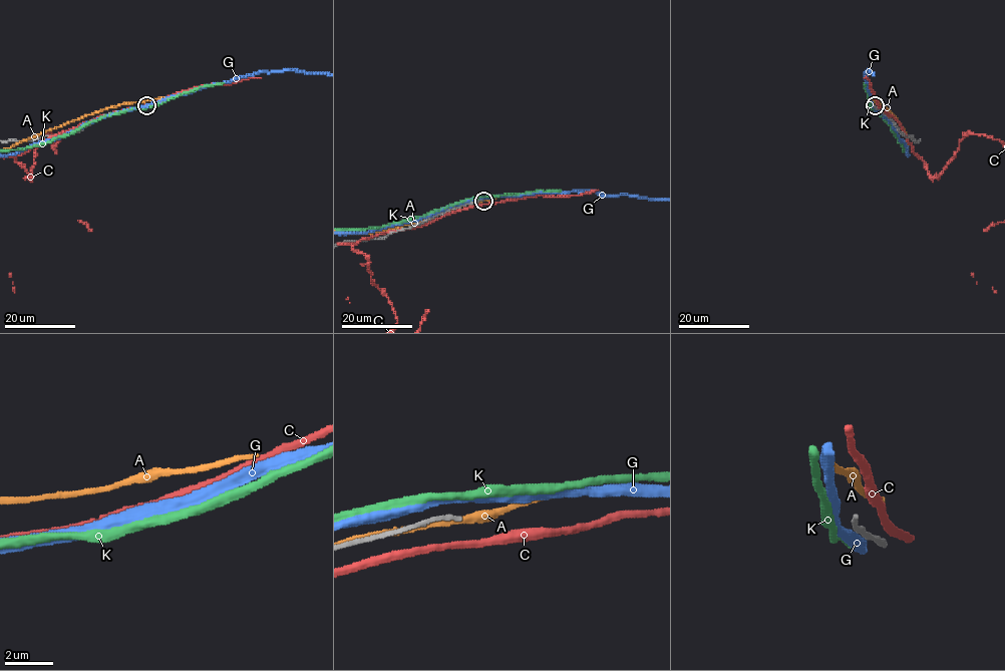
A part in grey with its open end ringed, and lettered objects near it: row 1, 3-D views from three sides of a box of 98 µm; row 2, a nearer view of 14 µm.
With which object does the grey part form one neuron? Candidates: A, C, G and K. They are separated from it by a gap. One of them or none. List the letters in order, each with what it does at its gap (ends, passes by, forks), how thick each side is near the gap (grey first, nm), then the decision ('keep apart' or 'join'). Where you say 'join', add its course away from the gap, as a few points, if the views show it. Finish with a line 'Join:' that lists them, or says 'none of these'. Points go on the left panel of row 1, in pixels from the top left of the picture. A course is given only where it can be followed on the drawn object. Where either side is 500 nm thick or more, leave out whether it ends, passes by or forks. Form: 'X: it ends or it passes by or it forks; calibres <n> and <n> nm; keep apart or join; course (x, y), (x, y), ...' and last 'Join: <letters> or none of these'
A: it passes by; calibres 160 and 240 nm; keep apart
C: it passes by; calibres 160 and 240 nm; keep apart
G: it passes by; calibres 160 and 440 nm; keep apart
K: it passes by; calibres 160 and 360 nm; keep apart
Join: none of these

